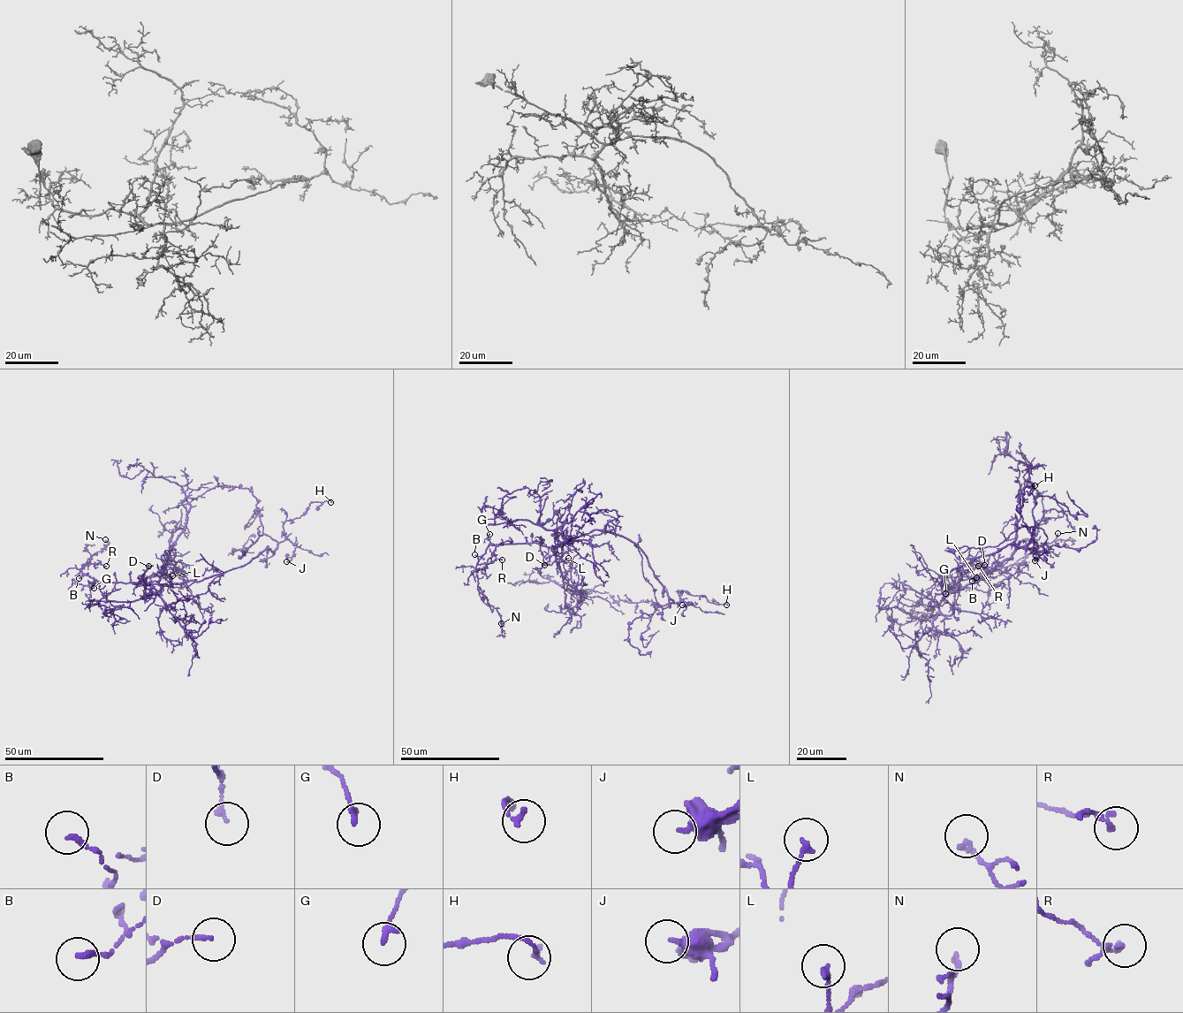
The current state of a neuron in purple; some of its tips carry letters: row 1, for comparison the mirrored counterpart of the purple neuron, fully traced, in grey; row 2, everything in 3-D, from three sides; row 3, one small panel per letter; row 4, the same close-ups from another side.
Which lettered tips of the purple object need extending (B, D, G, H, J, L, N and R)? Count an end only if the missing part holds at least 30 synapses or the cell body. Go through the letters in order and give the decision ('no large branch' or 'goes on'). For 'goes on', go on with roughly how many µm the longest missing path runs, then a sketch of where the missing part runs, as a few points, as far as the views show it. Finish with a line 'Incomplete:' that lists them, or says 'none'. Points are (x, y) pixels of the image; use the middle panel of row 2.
B: no large branch
D: no large branch
G: no large branch
H: no large branch
J: no large branch
L: no large branch
N: no large branch
R: no large branch
Incomplete: none

